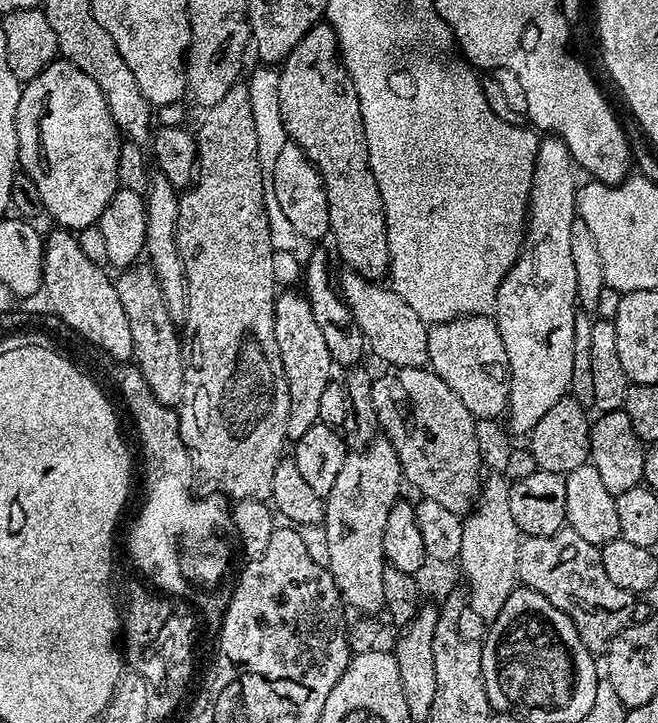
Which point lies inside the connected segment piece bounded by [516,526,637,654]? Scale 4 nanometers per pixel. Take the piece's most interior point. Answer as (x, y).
(568, 571)

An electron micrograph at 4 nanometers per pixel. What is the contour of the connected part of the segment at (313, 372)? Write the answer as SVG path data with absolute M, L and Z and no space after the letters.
M281 291L276 298L276 321L274 338L278 338L278 350L282 354L282 370L286 370L288 389L290 390L290 414L286 418L286 437L295 442L318 423L318 405L322 399L322 390L333 379L332 355L326 350L326 341L318 327L314 313L310 311L310 302L303 291Z

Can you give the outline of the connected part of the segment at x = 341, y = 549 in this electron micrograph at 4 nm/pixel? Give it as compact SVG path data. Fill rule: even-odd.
M376 438L368 447L360 451L349 451L342 462L342 470L338 470L338 479L334 481L334 490L324 500L324 523L326 546L330 549L330 558L326 565L328 573L340 591L341 601L349 609L357 608L360 614L376 614L384 606L382 598L382 570L386 567L382 538L386 534L386 518L390 510L397 504L402 485L402 473L398 454L394 446L386 438Z

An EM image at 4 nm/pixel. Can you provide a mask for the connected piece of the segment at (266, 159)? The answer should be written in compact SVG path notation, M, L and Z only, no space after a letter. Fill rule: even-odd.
M256 72L252 77L246 80L250 90L250 111L254 113L254 130L258 134L258 166L262 166L262 192L263 201L266 205L267 221L270 225L270 238L273 251L277 253L284 252L290 254L297 262L297 265L303 266L308 263L310 254L314 247L313 241L302 238L294 226L287 221L286 214L279 208L278 198L274 193L274 180L272 171L274 170L274 161L278 159L278 150L286 143L284 135L284 123L280 117L280 103L276 93L276 80L270 78L267 80L262 73Z

